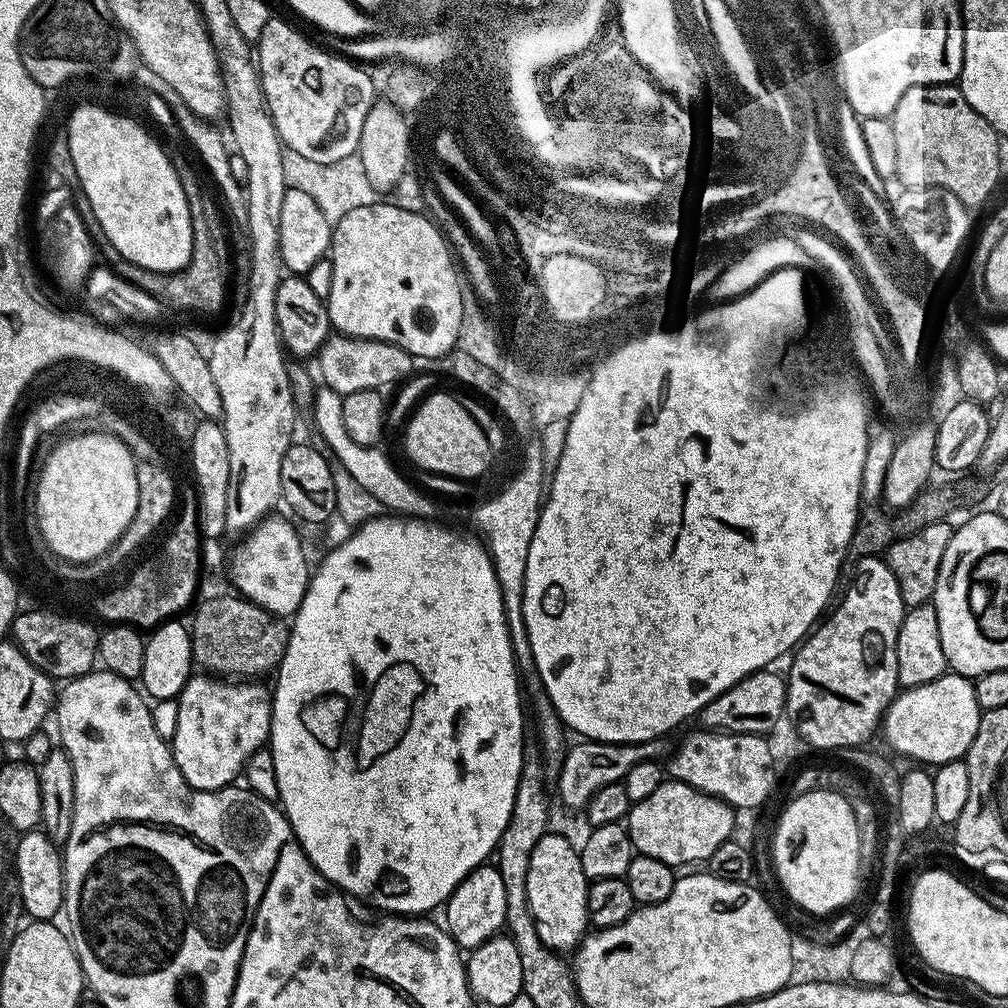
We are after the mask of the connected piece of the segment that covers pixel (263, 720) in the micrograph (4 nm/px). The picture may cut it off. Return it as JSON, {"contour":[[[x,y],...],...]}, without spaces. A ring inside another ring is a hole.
{"contour":[[[193,674],[178,699],[178,726],[170,747],[180,779],[197,792],[229,787],[257,750],[256,736],[269,731],[272,723],[269,689],[264,689],[260,682],[233,682],[228,678]]]}

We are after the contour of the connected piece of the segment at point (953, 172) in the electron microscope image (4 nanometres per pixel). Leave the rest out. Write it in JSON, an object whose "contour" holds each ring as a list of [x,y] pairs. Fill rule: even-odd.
{"contour":[[[952,84],[914,86],[898,98],[898,106],[890,119],[898,149],[896,180],[905,189],[945,188],[967,206],[982,203],[995,190],[1000,180],[1001,137],[992,124],[966,102],[959,87]]]}

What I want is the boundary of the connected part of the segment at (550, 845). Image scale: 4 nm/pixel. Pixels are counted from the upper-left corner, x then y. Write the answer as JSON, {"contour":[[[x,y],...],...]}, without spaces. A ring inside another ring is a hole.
{"contour":[[[544,835],[530,854],[529,872],[525,880],[525,898],[528,909],[536,923],[536,933],[543,947],[551,948],[557,954],[571,953],[589,931],[588,885],[590,881],[582,870],[582,862],[577,845],[572,845],[564,836]]]}

